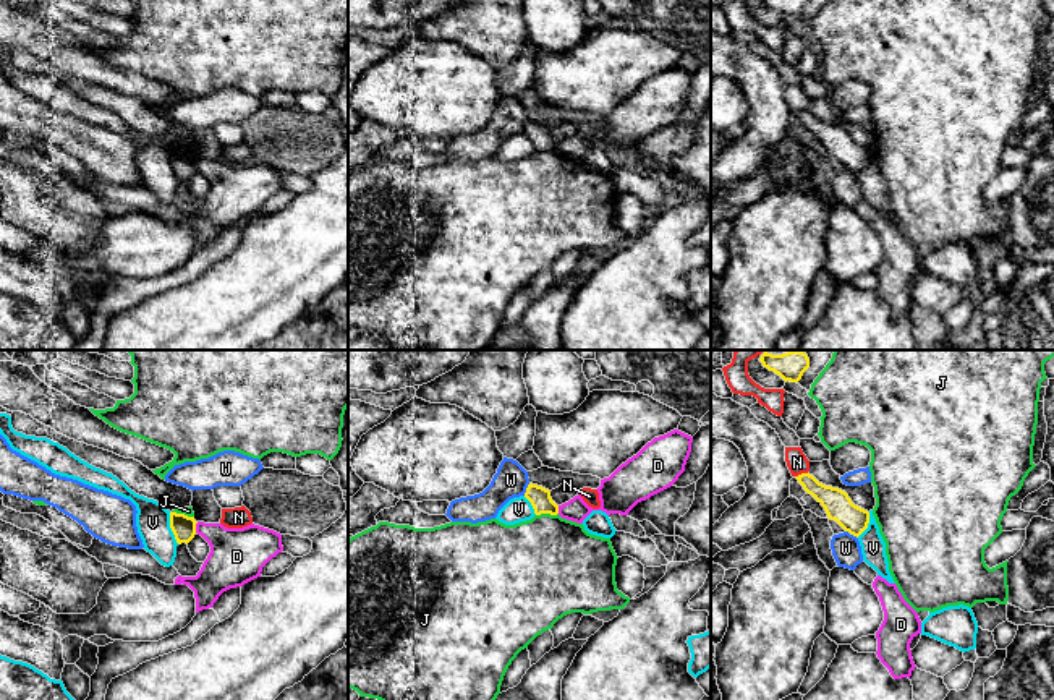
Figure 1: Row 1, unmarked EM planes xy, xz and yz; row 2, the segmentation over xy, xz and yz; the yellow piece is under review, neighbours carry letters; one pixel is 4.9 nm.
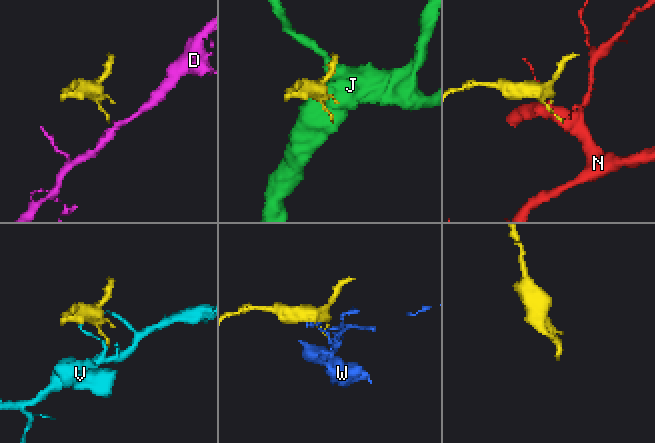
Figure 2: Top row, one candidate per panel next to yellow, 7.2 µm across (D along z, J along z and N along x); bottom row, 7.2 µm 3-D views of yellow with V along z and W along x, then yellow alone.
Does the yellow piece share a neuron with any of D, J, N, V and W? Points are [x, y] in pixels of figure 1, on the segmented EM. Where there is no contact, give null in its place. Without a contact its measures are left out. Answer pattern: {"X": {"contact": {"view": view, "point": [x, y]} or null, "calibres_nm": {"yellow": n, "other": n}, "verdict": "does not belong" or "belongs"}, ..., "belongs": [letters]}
{"D": {"contact": {"view": "xy", "point": [195, 527]}, "calibres_nm": {"yellow": 120, "other": 280}, "verdict": "does not belong"}, "J": {"contact": {"view": "xz", "point": [546, 512]}, "calibres_nm": {"yellow": 110, "other": 460}, "verdict": "does not belong"}, "N": {"contact": {"view": "yz", "point": [802, 473]}, "calibres_nm": {"yellow": 140, "other": 110}, "verdict": "does not belong"}, "V": {"contact": {"view": "xy", "point": [170, 527]}, "calibres_nm": {"yellow": 120, "other": 170}, "verdict": "does not belong"}, "W": {"contact": {"view": "xz", "point": [526, 490]}, "calibres_nm": {"yellow": 110, "other": 160}, "verdict": "does not belong"}, "belongs": []}

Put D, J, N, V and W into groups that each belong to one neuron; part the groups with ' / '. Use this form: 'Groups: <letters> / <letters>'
Groups: D / J / N / V / W

